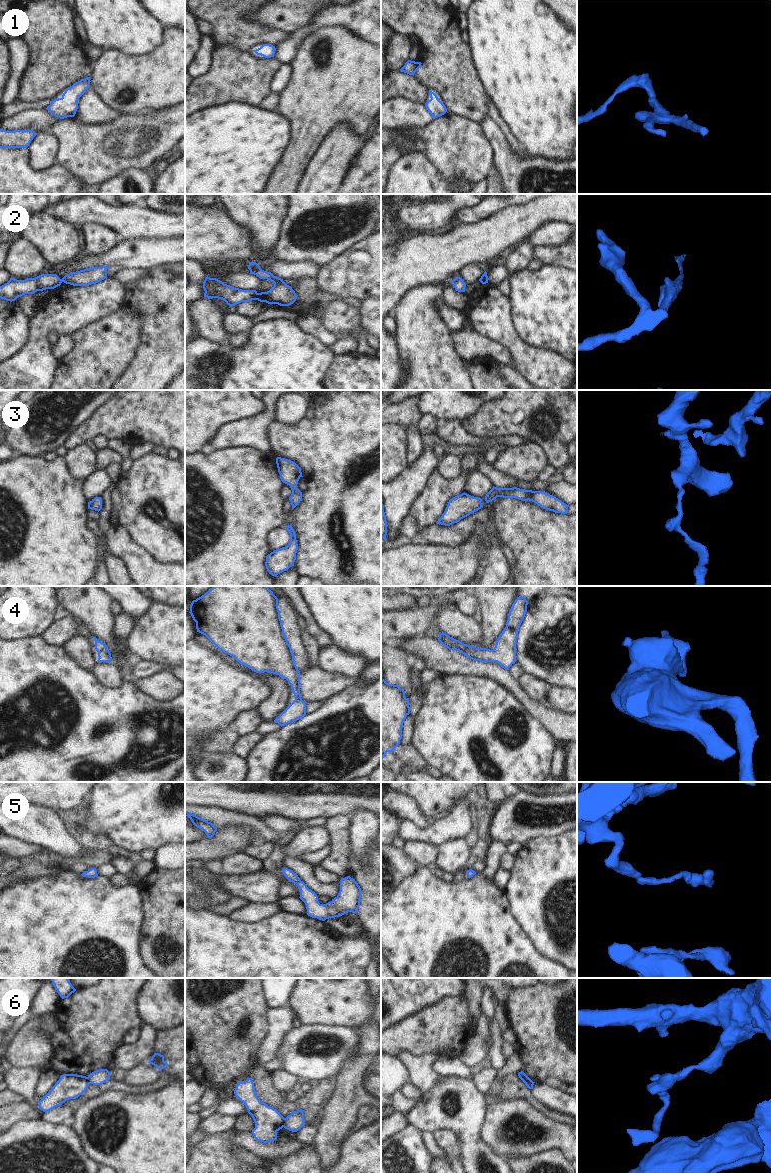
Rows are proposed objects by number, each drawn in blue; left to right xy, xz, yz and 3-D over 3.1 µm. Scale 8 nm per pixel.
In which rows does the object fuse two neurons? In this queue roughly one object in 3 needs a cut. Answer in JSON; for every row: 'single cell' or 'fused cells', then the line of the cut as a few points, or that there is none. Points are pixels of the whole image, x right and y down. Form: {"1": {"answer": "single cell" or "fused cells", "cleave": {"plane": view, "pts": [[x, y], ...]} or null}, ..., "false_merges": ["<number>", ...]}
{"1": {"answer": "single cell", "cleave": null}, "2": {"answer": "fused cells", "cleave": {"plane": "xz", "pts": [[258, 293], [255, 299]]}}, "3": {"answer": "single cell", "cleave": null}, "4": {"answer": "single cell", "cleave": null}, "5": {"answer": "single cell", "cleave": null}, "6": {"answer": "fused cells", "cleave": {"plane": "yz", "pts": [[522, 1079], [531, 1081]]}}, "false_merges": ["2", "6"]}

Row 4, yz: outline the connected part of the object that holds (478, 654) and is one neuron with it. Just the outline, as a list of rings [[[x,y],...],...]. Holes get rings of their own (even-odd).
[[[517,597],[509,611],[506,627],[499,635],[493,650],[476,648],[456,640],[443,631],[438,641],[449,650],[456,650],[466,657],[481,662],[497,662],[505,670],[516,662],[516,643],[520,625],[527,612],[528,601],[524,597]]]

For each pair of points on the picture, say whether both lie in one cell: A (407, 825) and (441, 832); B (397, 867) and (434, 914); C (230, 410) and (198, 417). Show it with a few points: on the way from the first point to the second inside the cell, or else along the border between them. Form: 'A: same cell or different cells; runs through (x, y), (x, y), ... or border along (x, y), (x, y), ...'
A: same cell; runs through (415, 833), (433, 833)
B: different cells; border along (418, 866), (391, 894)
C: same cell; runs through (222, 410), (206, 410)

